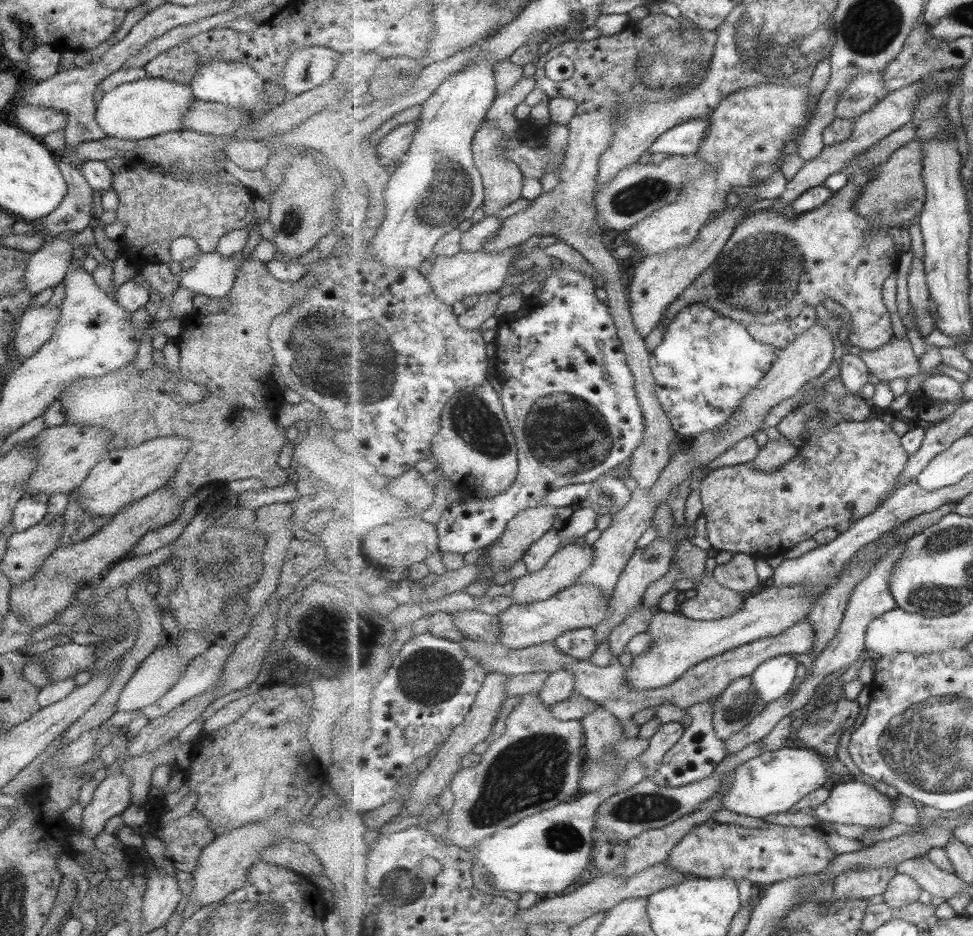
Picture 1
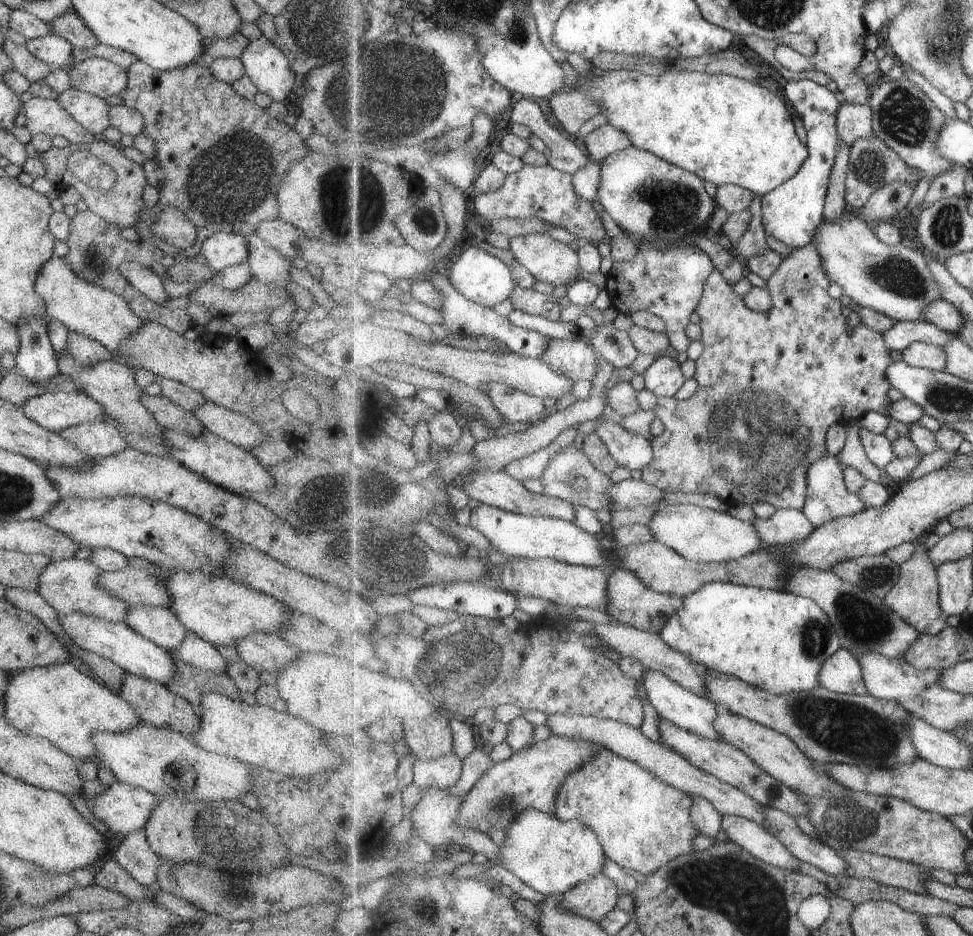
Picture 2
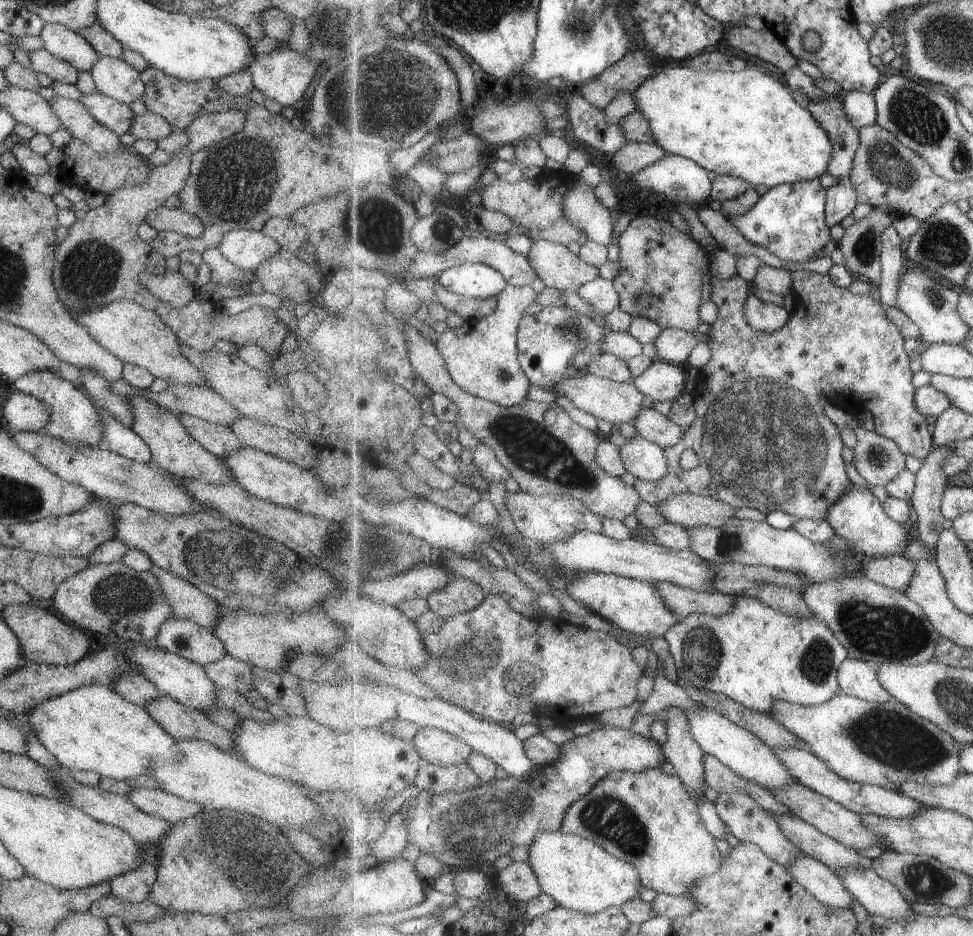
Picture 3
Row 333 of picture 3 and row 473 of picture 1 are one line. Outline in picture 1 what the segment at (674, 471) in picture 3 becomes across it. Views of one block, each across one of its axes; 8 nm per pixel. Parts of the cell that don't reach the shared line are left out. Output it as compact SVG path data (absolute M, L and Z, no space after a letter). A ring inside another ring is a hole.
M825 416L814 417L807 422L807 430L804 432L805 444L798 449L797 456L793 460L789 460L787 464L781 466L775 473L765 473L759 469L755 469L753 464L739 464L737 466L724 467L716 469L709 473L700 485L700 498L702 502L701 514L706 519L706 529L711 546L721 550L729 550L733 554L749 553L757 559L768 559L773 556L779 556L785 553L793 546L797 546L803 540L813 538L819 530L823 528L835 528L840 533L844 533L853 525L854 521L869 515L869 513L876 512L881 506L881 499L885 499L885 493L893 487L898 487L900 475L907 467L908 460L911 455L907 452L902 443L902 436L899 436L893 428L891 423L885 424L883 420L864 420L864 421L842 421L839 424L825 424Z

